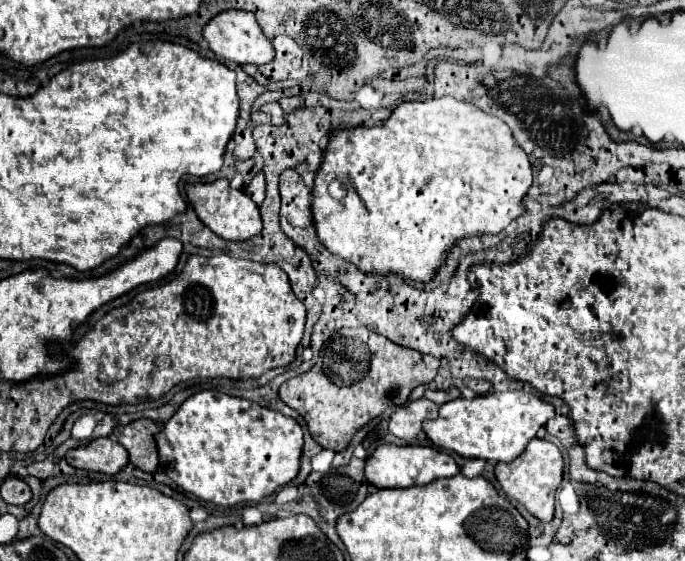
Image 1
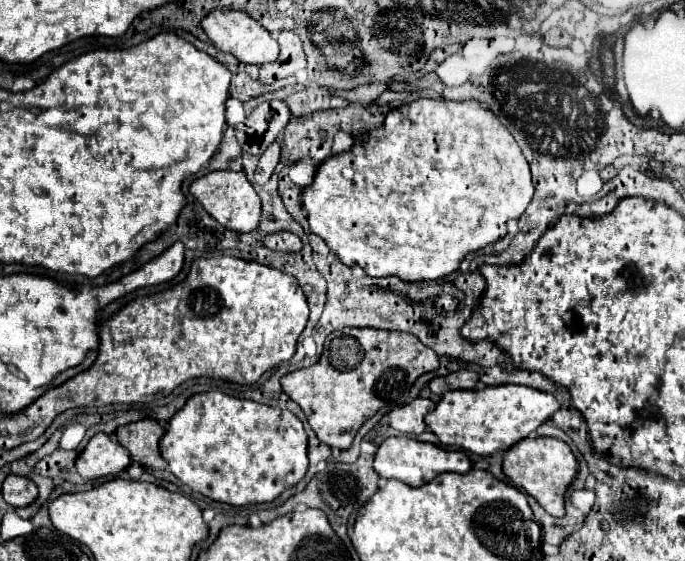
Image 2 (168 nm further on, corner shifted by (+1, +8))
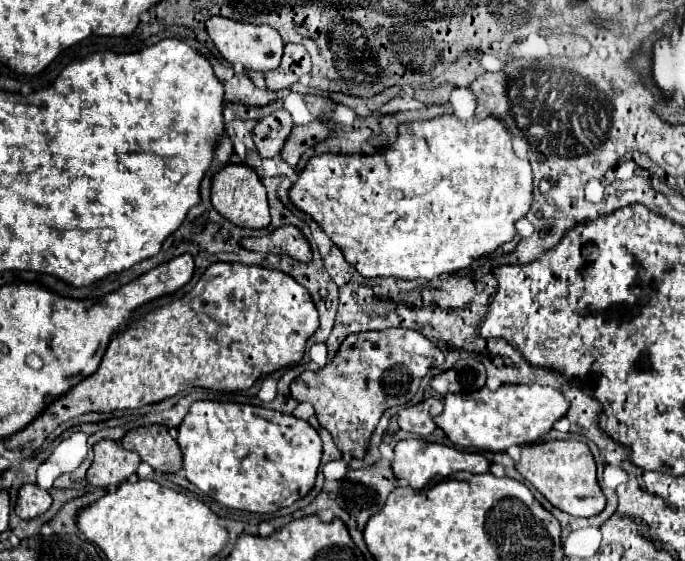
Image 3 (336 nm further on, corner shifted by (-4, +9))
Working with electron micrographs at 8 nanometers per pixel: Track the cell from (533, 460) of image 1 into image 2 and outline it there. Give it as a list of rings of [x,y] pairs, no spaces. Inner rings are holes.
[[[527,437],[515,445],[511,445],[503,453],[503,473],[505,477],[519,489],[523,489],[527,495],[531,495],[549,515],[563,517],[563,501],[565,491],[569,489],[575,473],[577,473],[577,461],[571,453],[569,445],[555,437]]]

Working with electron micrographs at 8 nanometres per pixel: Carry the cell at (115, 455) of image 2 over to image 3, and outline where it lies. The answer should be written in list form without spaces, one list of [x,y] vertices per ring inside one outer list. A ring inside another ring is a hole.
[[[100,440],[94,444],[94,462],[86,474],[90,486],[108,488],[122,484],[128,476],[136,474],[140,466],[140,456],[128,452],[122,444],[114,440]]]

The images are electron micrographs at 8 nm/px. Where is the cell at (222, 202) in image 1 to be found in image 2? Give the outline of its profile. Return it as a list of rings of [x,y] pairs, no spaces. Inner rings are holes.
[[[211,171],[203,175],[201,179],[193,181],[189,187],[191,195],[203,205],[203,209],[225,229],[235,233],[249,233],[259,227],[261,217],[261,201],[253,189],[253,185],[247,181],[247,177],[239,171]]]

